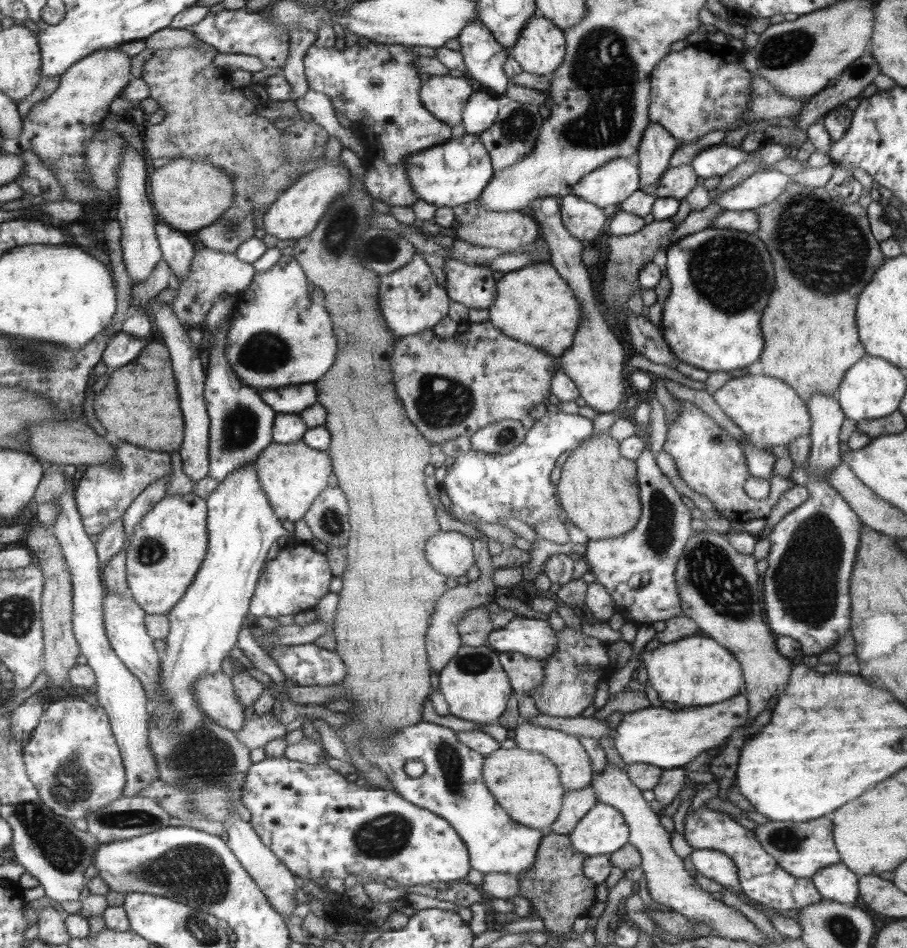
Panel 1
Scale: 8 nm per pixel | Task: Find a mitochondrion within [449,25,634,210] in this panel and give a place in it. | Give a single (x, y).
(516, 130)

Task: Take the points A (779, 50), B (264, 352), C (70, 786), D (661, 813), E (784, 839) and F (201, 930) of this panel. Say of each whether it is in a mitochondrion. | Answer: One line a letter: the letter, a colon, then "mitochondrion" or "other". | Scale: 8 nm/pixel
A: mitochondrion
B: mitochondrion
C: mitochondrion
D: other
E: mitochondrion
F: mitochondrion

